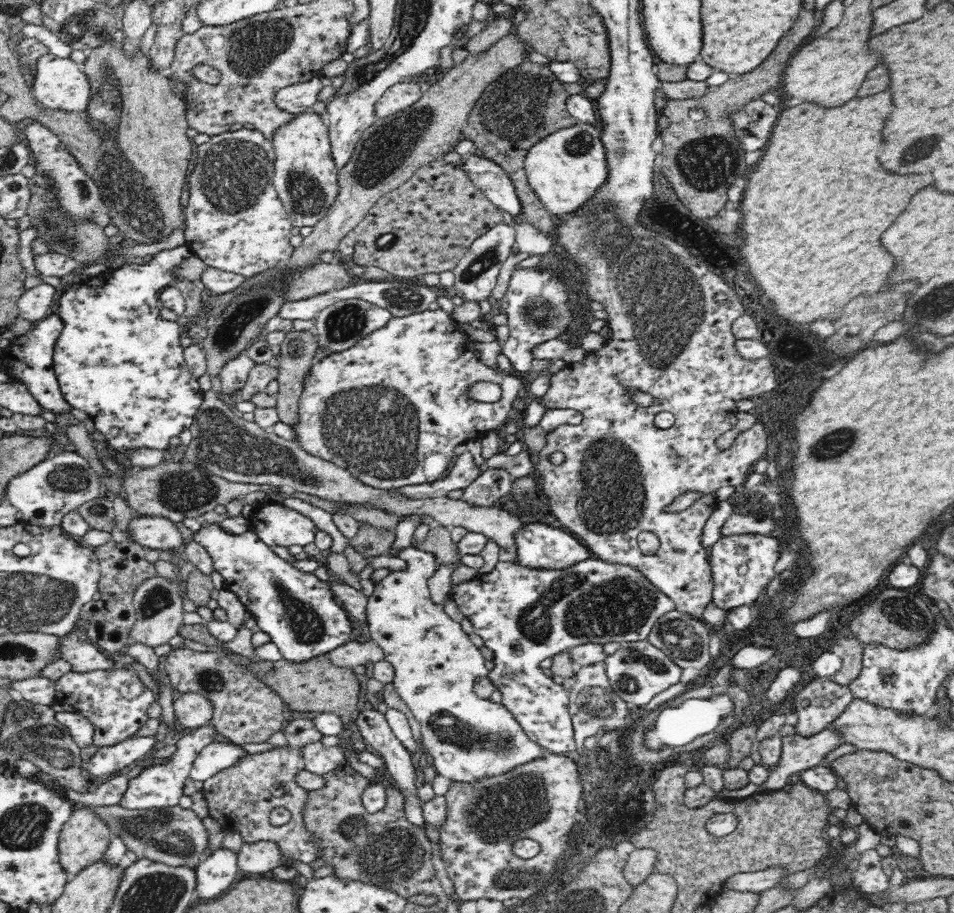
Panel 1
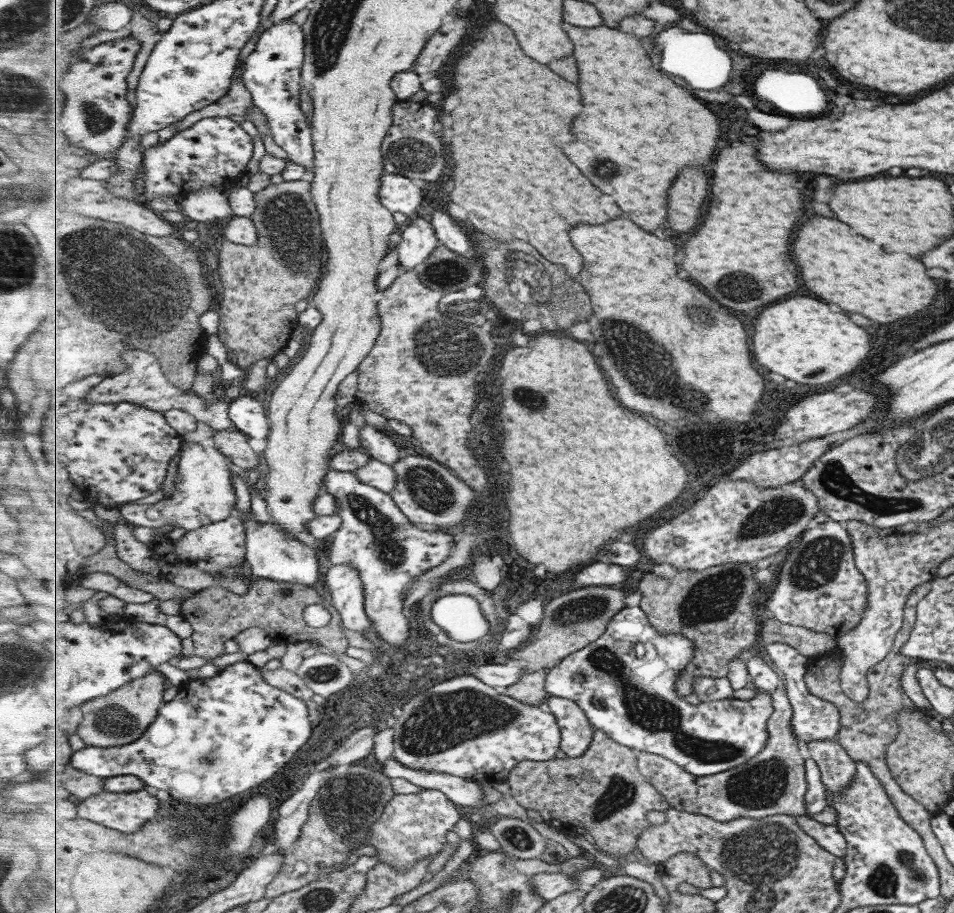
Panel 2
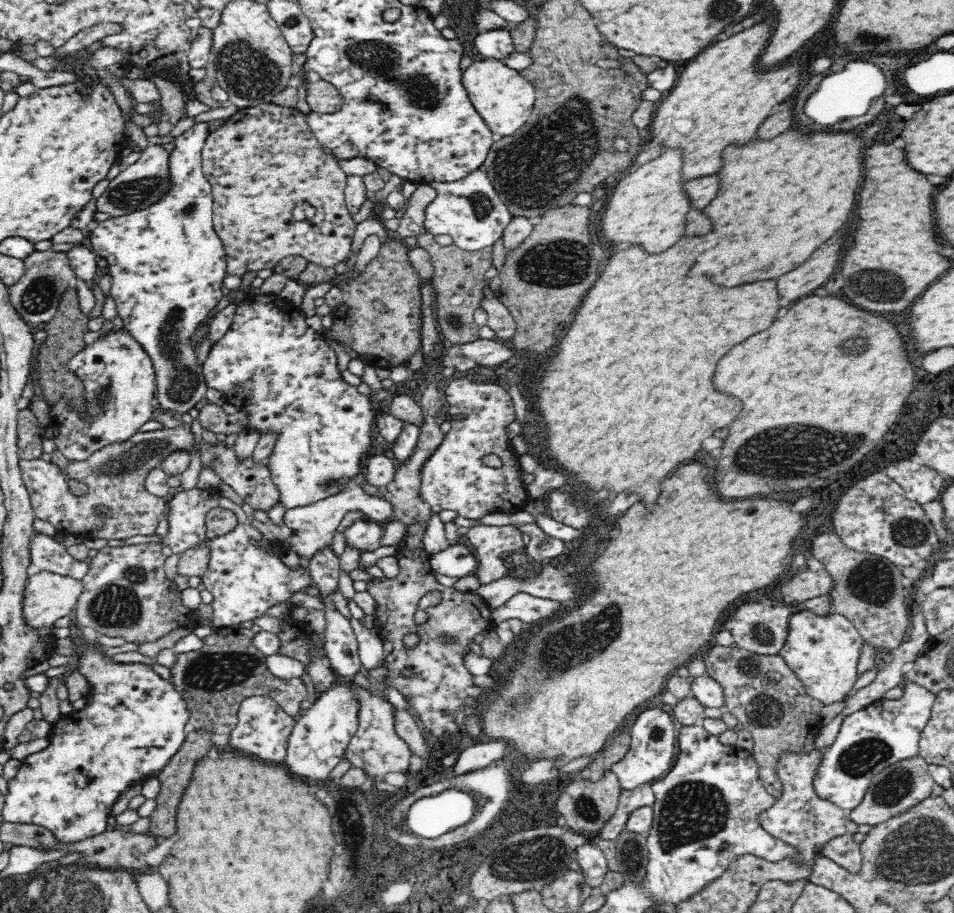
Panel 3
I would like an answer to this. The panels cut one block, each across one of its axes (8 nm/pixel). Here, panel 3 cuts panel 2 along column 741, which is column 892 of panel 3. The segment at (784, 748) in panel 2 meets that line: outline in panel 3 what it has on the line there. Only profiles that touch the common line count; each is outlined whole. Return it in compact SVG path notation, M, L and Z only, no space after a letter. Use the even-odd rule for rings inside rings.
M921 757L904 760L904 762L898 762L884 768L872 780L871 786L860 805L856 806L850 813L847 812L848 820L859 826L866 824L874 827L908 812L910 808L916 807L922 800L930 797L932 793L935 782L927 771L928 764Z

